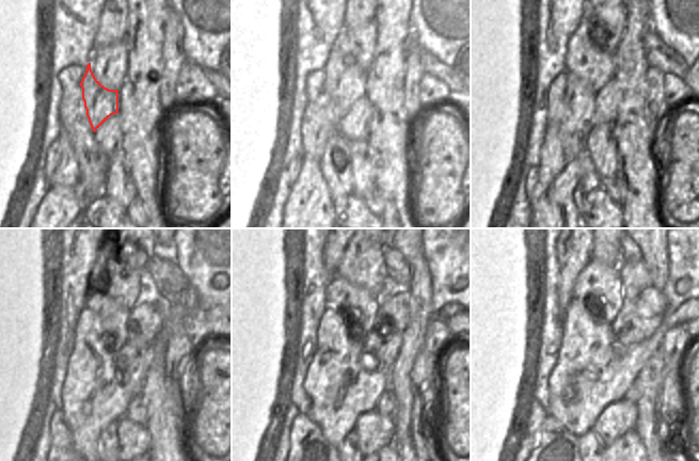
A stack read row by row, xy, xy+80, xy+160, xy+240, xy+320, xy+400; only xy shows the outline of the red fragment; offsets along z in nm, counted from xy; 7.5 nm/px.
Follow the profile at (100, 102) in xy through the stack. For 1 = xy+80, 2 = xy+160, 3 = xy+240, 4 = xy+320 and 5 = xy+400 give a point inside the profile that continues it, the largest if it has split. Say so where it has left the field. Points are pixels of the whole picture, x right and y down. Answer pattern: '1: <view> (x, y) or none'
1: xy+80 (345, 82)
2: xy+160 (584, 60)
3: xy+240 (110, 275)
4: xy+320 (362, 265)
5: xy+400 (606, 250)

